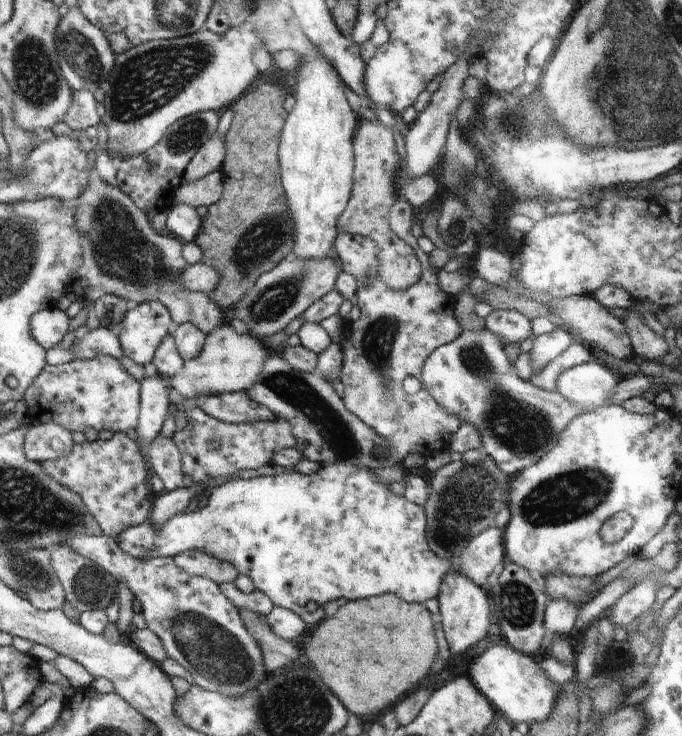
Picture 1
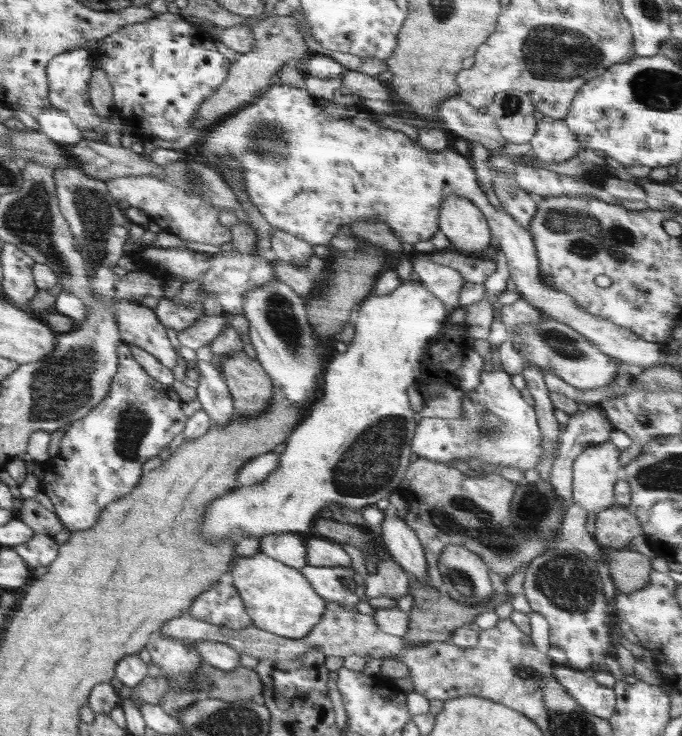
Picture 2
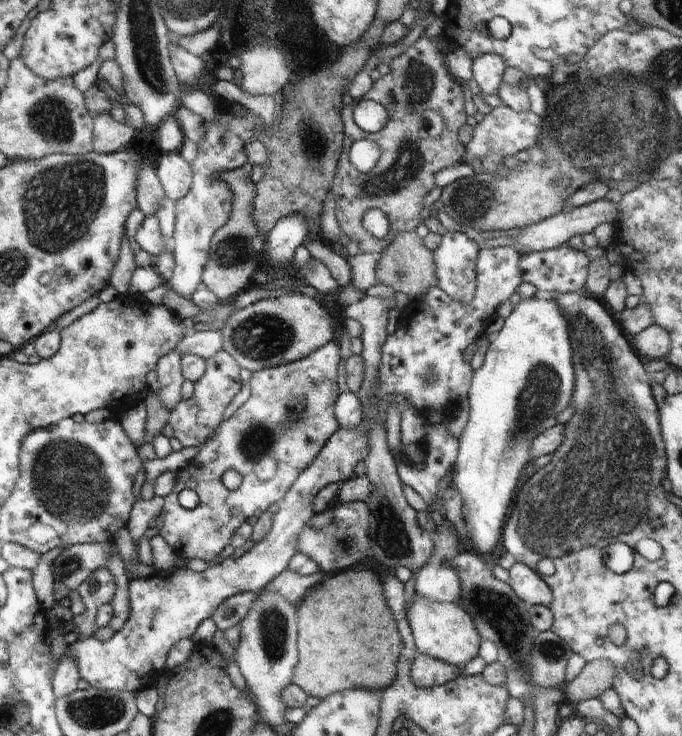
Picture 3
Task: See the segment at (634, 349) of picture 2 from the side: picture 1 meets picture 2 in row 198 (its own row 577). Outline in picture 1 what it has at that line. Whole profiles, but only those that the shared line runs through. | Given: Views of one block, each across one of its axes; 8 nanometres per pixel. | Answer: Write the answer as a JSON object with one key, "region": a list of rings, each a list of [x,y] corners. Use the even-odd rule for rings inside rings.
{"region":[[[332,463],[331,465],[322,465],[318,472],[311,475],[304,473],[288,472],[288,474],[280,474],[276,476],[257,477],[252,479],[236,478],[231,481],[226,481],[219,487],[214,487],[214,492],[208,496],[208,503],[202,510],[190,512],[188,514],[181,513],[178,516],[163,524],[159,529],[153,528],[153,521],[148,518],[142,524],[127,528],[121,532],[116,540],[120,548],[133,556],[135,559],[143,558],[144,555],[152,555],[156,557],[175,557],[184,551],[189,550],[203,550],[212,556],[218,557],[222,560],[231,562],[237,569],[240,575],[246,575],[252,579],[254,586],[259,591],[262,591],[266,596],[271,598],[274,607],[284,607],[285,609],[298,613],[298,616],[305,620],[306,624],[316,626],[325,618],[325,604],[338,598],[346,598],[346,600],[358,600],[358,598],[368,598],[368,596],[375,597],[381,594],[395,594],[400,596],[406,602],[420,602],[424,604],[430,598],[437,598],[442,579],[447,572],[460,571],[464,573],[470,580],[473,580],[478,586],[487,588],[486,578],[497,570],[504,568],[507,554],[505,549],[505,535],[504,530],[494,526],[478,533],[472,540],[469,540],[467,547],[463,550],[460,557],[453,559],[443,559],[434,554],[426,542],[425,537],[425,508],[412,504],[405,496],[397,496],[392,493],[390,485],[380,484],[374,474],[364,467],[355,467],[350,463]]]}

